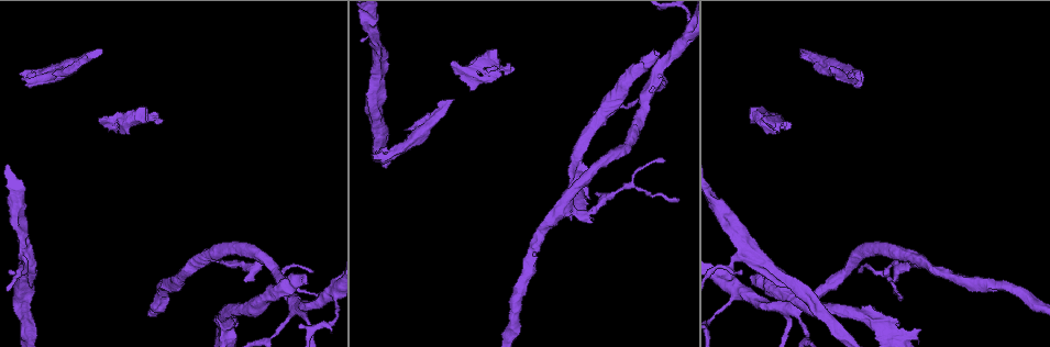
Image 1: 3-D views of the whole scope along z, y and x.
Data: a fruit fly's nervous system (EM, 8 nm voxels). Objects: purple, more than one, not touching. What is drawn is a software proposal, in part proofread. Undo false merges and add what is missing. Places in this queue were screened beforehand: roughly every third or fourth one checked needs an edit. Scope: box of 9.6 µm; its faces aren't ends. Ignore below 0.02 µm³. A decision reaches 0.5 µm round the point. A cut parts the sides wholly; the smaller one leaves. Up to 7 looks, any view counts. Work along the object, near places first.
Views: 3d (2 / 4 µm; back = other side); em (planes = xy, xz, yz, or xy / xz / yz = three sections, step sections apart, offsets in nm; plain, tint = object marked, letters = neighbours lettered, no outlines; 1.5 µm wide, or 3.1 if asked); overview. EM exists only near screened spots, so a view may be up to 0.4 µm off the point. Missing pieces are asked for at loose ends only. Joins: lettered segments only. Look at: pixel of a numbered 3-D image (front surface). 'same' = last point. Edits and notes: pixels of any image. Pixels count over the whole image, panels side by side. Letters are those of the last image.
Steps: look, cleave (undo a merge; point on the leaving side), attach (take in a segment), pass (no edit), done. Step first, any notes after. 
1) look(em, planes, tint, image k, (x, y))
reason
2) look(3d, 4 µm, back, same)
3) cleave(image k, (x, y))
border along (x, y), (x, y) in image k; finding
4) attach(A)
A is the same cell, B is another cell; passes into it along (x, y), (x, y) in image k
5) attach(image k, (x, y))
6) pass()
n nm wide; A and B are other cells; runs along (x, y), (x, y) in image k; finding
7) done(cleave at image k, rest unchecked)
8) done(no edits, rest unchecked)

look(em, xz, step 8, letters, image 1, (859, 88))
branch stops here

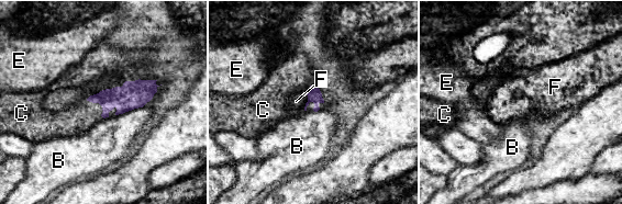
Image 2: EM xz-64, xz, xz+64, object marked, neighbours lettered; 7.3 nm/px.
look(em, planes, letters, same)
cut it another way

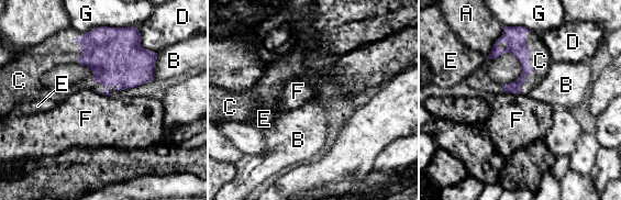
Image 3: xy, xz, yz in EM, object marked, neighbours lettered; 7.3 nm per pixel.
attach(image 3, (540, 60))
C is the same cell, A, B, D, E, F and G are other cells; passes into it along (513, 36), (528, 62), (540, 60) in image 3; the neuron continues

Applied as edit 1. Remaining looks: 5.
look(3d, 2 µm, image 1, (161, 120))
an open end

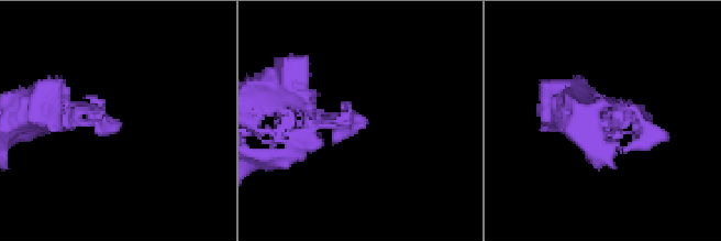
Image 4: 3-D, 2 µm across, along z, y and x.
look(em, xy, step 8, plain, image 4, (367, 121))

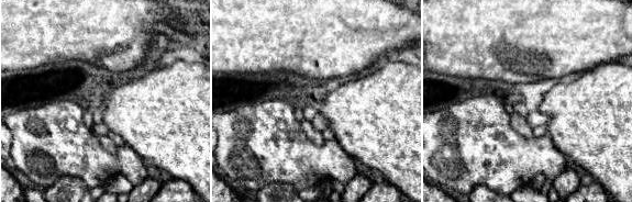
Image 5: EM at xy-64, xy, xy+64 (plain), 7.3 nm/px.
look(em, xy, step 8, letters, same)
see the neighbours

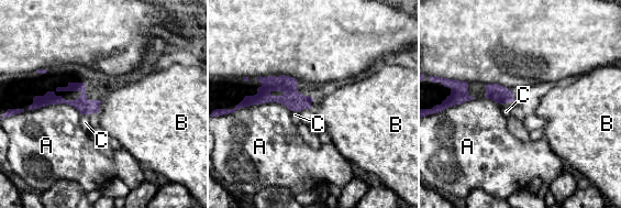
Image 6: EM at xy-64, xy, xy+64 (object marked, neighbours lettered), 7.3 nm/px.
pass()
A, B and C are other cells; border along (101, 100), (97, 112) in image 6; no lettered segment goes on from it

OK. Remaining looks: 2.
look(em, yz, step 8, tint, image 1, (678, 200))
branch stops here

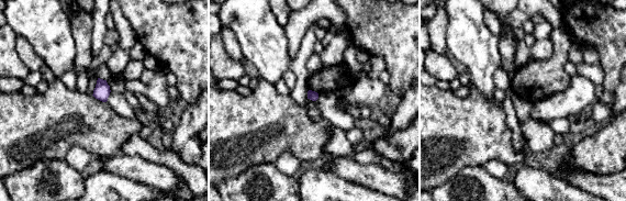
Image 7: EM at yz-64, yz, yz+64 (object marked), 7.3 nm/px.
look(em, yz, step 8, letters, same)

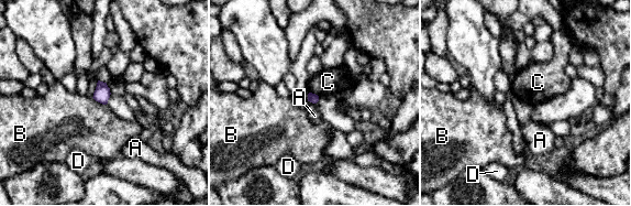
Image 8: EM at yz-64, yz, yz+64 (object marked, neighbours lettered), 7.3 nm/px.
pass()
A, B, C and D are other cells; border along (308, 100), (316, 104) in image 8; no lettered segment goes on from it

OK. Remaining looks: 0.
done(attach at image 3, rest unchecked)

